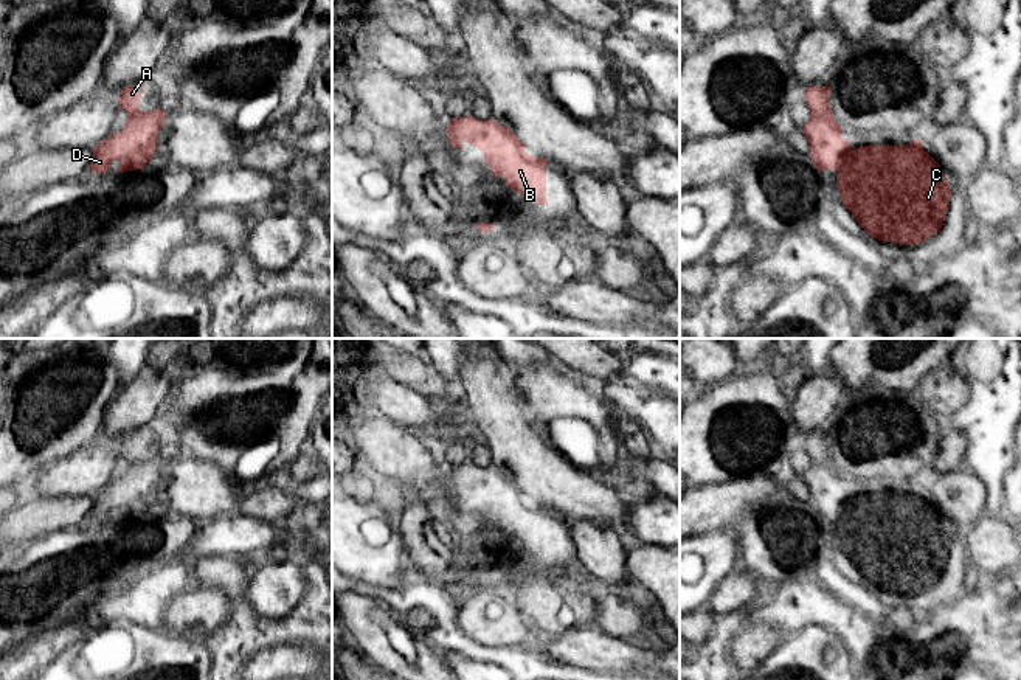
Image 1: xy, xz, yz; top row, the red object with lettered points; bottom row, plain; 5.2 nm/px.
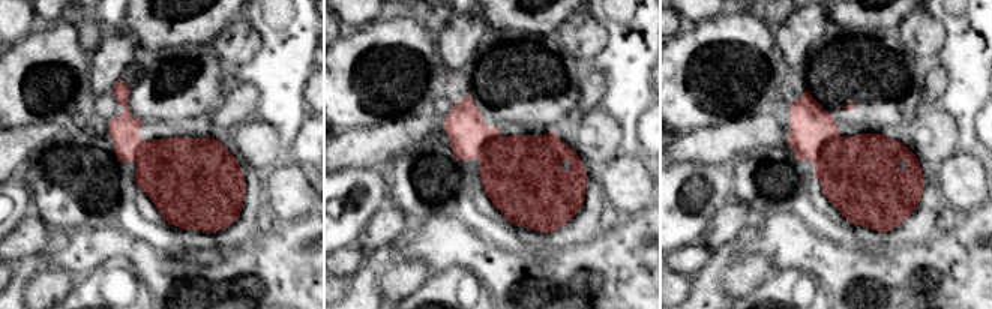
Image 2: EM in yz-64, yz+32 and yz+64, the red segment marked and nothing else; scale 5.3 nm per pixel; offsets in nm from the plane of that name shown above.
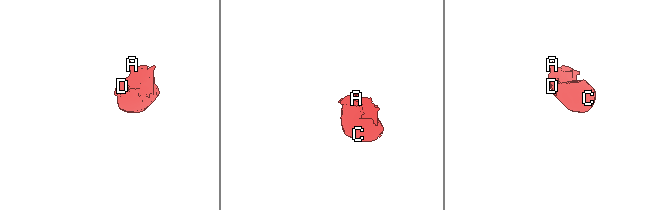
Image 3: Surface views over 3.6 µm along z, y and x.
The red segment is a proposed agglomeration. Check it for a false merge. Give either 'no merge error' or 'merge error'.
no merge error

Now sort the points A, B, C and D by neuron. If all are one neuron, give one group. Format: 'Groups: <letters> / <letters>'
Groups: A B C D

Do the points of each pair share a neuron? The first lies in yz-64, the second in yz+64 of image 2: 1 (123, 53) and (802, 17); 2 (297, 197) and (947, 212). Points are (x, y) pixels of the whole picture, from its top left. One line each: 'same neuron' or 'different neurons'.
1: same neuron
2: different neurons

